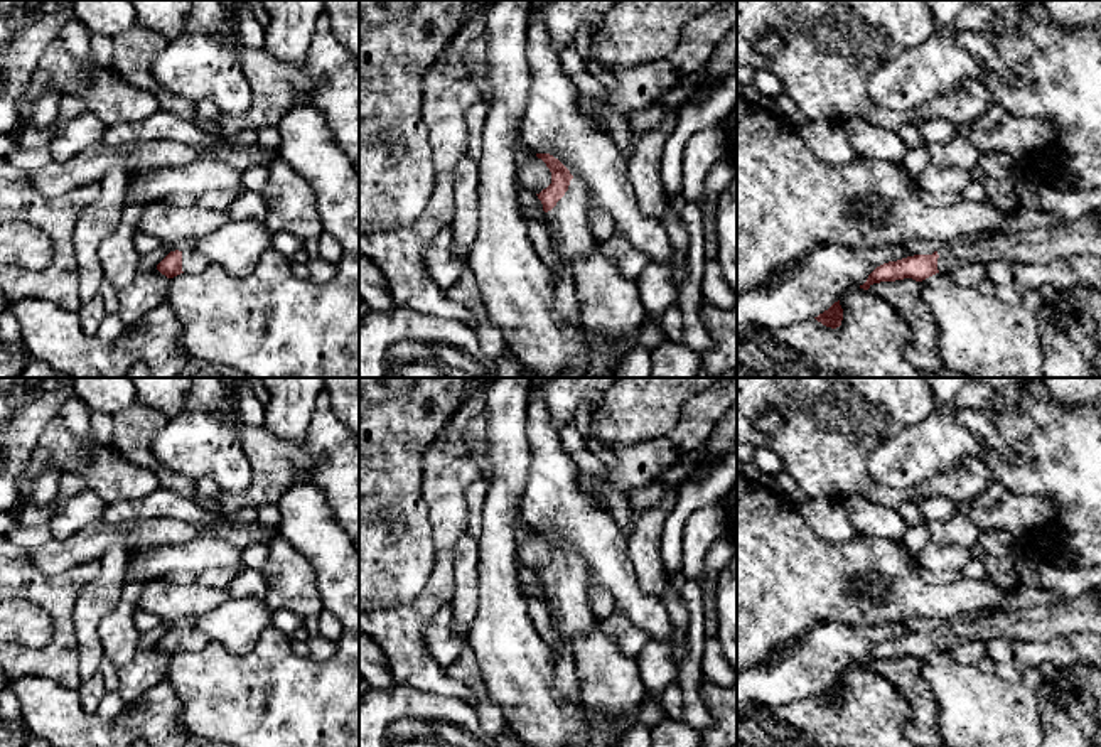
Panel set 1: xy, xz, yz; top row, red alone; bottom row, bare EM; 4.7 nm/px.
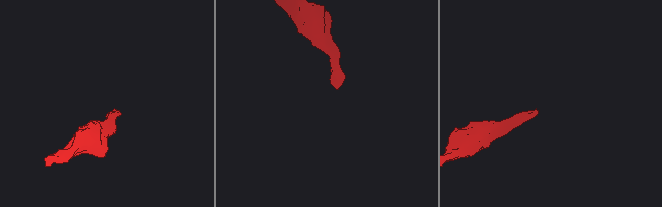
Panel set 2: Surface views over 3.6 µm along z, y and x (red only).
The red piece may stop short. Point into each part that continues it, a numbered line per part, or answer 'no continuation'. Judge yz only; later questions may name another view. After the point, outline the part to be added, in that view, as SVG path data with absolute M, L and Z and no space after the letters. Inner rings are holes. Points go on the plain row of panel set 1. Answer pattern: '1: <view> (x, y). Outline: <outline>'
1: yz (1081, 614). Outline: M1101 588L1055 605L1000 612L969 624L949 621L937 627L937 632L939 651L949 651L968 641L988 642L996 637L1012 642L1044 642L1079 632L1101 634Z

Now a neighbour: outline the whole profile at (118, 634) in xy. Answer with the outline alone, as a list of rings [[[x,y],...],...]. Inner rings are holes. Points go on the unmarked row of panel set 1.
[[[140,580],[126,582],[120,602],[98,626],[105,658],[118,669],[126,666],[138,649],[142,634],[135,626],[135,610],[143,587]]]

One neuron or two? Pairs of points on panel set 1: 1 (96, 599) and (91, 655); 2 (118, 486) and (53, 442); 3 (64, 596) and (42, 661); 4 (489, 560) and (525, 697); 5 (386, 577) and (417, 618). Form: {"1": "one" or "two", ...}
{"1": "one", "2": "one", "3": "one", "4": "one", "5": "two"}

